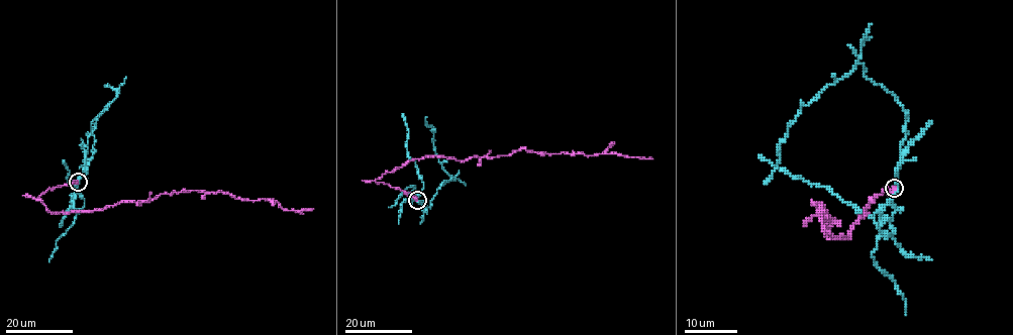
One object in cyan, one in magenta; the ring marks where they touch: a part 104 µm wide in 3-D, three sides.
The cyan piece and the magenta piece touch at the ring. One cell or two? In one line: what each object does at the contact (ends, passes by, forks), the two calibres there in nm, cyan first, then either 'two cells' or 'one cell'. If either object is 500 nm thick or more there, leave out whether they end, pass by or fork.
cyan passes by | magenta ends | 320/400 nm | two cells

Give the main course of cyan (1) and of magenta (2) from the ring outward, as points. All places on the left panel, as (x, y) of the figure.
1: (77, 182), (83, 172), (91, 123), (111, 102), (96, 119), (87, 179)
2: (77, 182), (36, 198), (51, 212), (66, 213), (183, 191), (275, 200), (286, 210), (313, 208)

